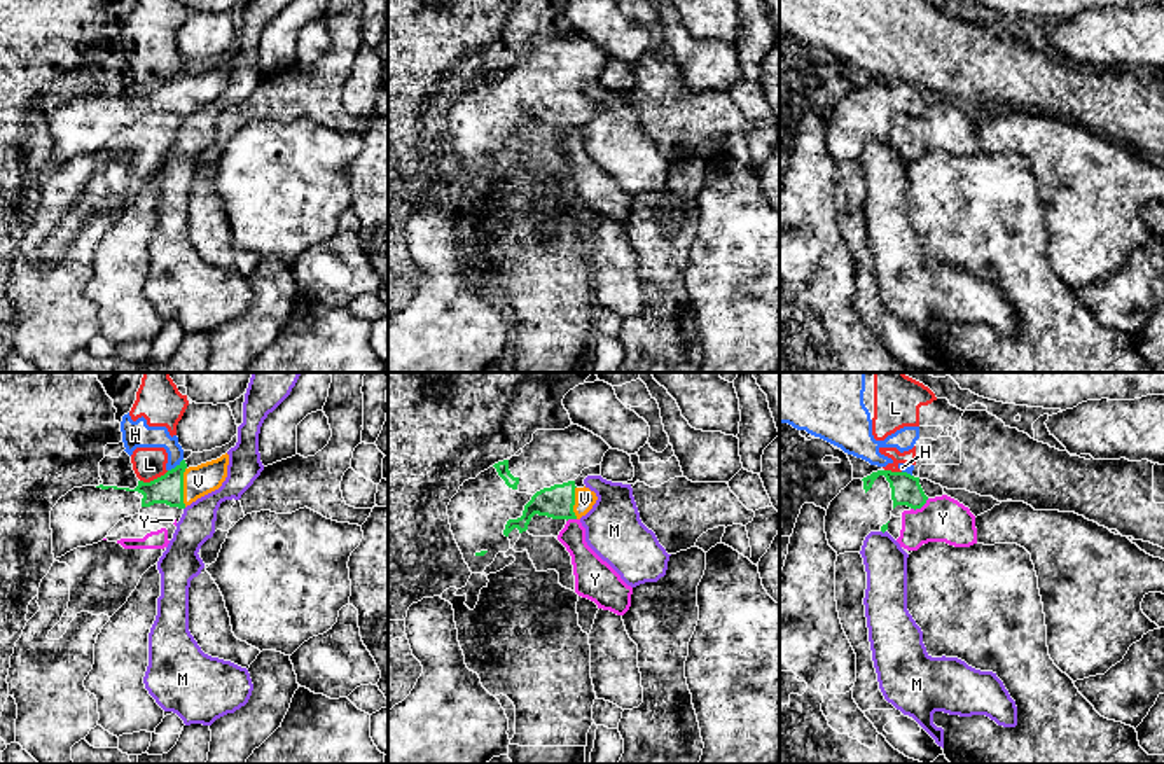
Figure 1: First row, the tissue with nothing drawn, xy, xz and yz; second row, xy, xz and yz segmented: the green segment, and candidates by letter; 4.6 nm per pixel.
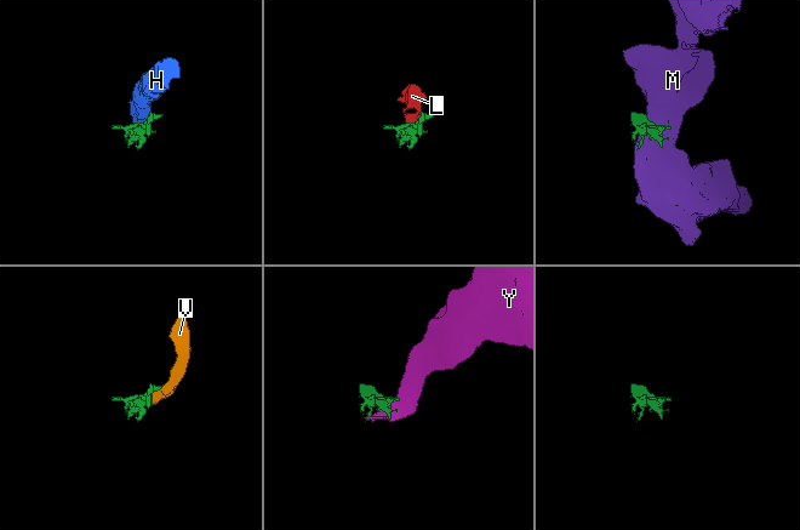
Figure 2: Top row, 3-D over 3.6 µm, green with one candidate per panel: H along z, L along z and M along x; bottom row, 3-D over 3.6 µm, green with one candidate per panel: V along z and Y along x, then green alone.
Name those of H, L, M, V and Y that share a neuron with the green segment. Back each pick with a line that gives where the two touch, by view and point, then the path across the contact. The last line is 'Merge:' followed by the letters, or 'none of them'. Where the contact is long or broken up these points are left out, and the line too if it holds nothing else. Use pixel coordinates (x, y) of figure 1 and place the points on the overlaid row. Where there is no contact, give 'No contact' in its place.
V: Touches green at xy (182, 486)
Merge: V

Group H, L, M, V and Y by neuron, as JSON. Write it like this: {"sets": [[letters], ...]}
{"sets": [["H", "L"], ["M"], ["V"], ["Y"]]}

